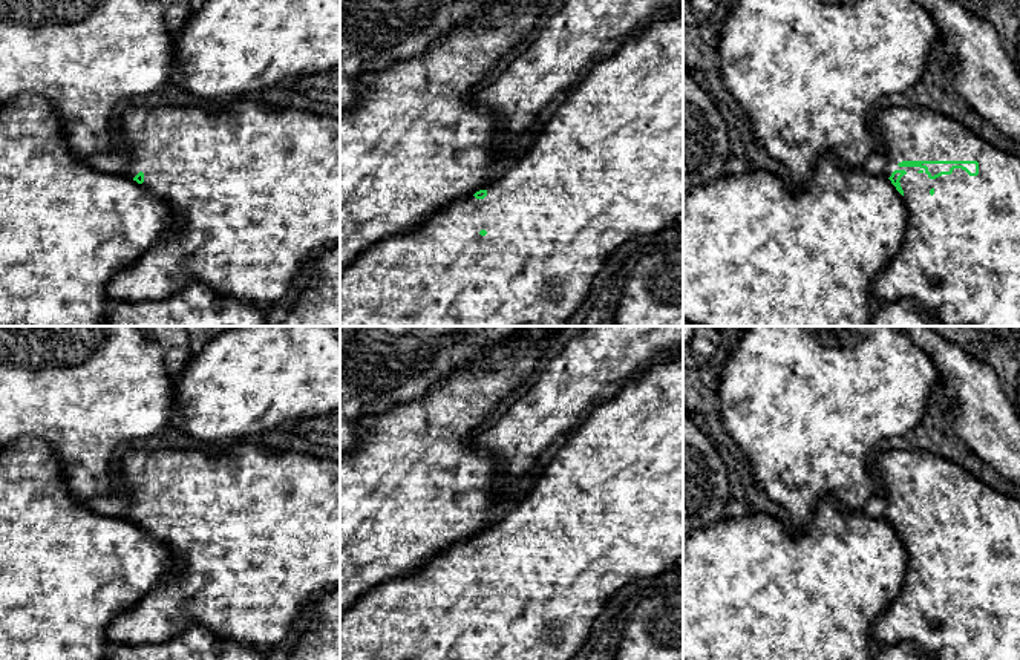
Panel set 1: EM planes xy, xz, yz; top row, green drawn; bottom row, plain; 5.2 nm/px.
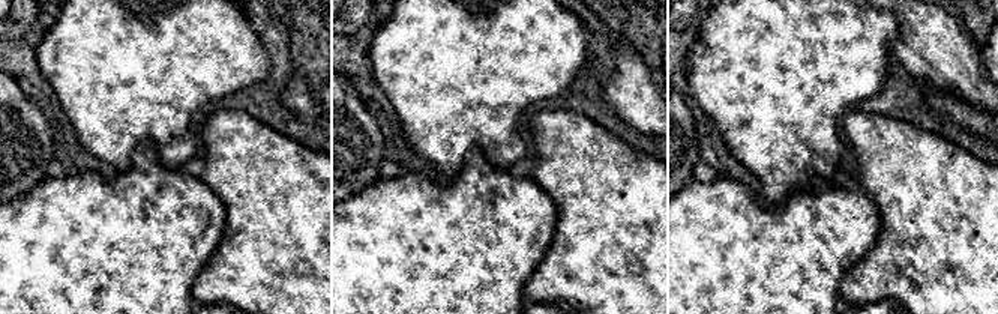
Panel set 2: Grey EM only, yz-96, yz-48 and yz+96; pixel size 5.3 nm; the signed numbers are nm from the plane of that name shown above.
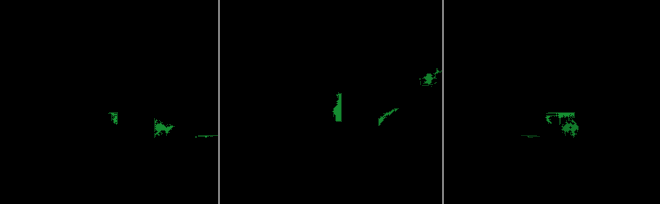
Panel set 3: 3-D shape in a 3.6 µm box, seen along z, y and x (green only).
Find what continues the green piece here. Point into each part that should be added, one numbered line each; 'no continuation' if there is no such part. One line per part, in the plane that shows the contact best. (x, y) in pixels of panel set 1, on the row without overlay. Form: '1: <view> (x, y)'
1: yz (961, 601)

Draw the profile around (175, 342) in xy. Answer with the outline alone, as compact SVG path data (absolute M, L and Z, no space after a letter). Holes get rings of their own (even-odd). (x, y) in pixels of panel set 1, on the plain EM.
M149 326L150 337L162 348L162 361L176 380L193 358L185 326Z

